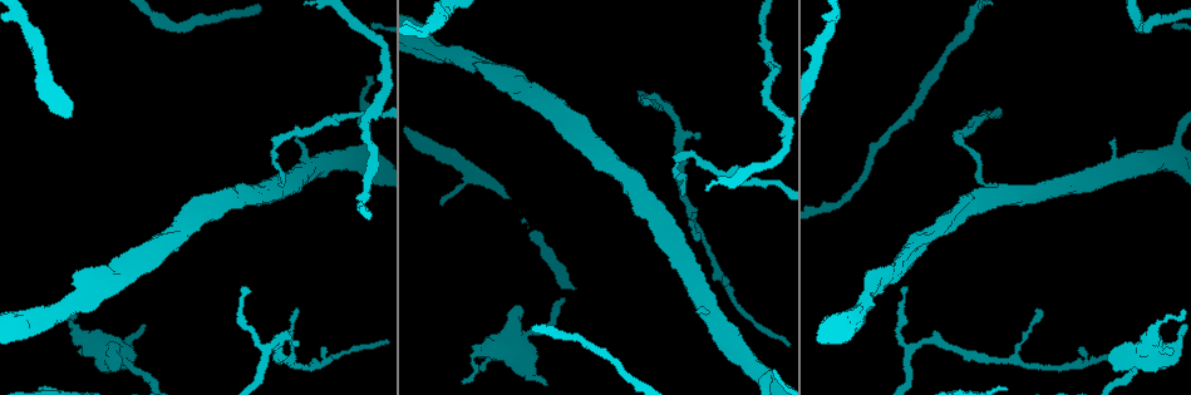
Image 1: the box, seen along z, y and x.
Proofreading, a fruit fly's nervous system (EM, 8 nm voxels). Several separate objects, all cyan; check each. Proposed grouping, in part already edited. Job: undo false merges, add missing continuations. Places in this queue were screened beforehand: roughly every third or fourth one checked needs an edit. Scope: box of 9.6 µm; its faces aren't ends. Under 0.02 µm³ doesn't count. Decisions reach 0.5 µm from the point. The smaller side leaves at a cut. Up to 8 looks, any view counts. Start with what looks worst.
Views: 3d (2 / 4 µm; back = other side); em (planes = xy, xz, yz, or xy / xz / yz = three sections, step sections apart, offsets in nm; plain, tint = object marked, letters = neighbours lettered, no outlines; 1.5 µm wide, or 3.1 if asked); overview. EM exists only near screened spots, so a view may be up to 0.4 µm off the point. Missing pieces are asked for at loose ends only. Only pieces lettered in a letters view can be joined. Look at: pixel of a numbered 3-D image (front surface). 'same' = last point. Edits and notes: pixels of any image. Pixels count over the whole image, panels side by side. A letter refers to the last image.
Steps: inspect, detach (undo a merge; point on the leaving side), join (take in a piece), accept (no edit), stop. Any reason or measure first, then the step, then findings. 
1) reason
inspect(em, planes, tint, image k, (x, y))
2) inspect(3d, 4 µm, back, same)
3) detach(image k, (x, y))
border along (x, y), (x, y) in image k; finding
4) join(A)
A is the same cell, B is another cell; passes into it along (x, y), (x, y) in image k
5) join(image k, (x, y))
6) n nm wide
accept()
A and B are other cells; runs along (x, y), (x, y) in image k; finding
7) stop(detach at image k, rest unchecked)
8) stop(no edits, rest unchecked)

free end
inspect(3d, 2 µm, image 1, (1167, 346))

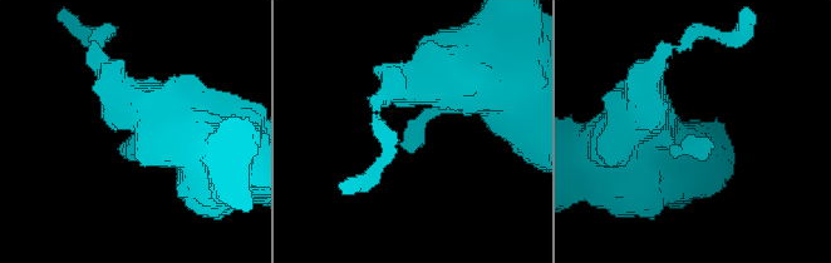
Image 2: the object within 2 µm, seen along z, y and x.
inspect(em, xz, step 8, tint, image 2, (411, 141))

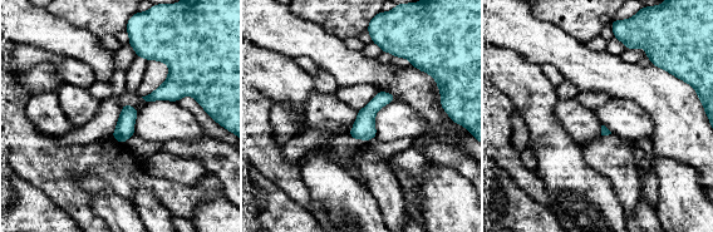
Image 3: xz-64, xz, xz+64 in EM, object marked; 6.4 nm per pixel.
another direction
inspect(em, planes, letters, same)

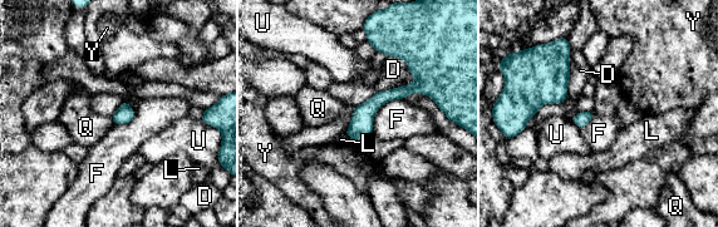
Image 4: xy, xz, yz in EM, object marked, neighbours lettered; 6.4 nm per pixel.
D touches over 320 nm
accept()
D, F, L, Q, U and Y are other cells; no lettered piece goes on from it

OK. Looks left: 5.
free end
inspect(3d, 4 µm, image 1, (699, 136))

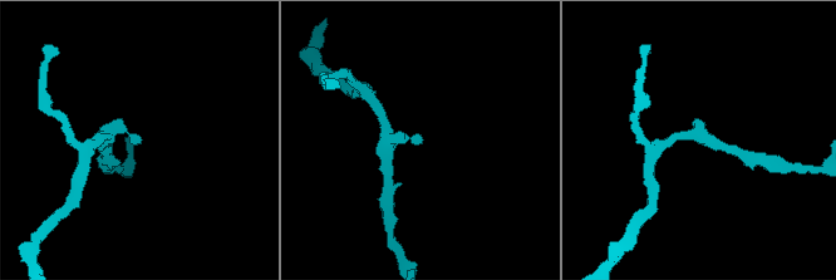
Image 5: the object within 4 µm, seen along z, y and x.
inspect(em, planes, letters, image 5, (138, 142))

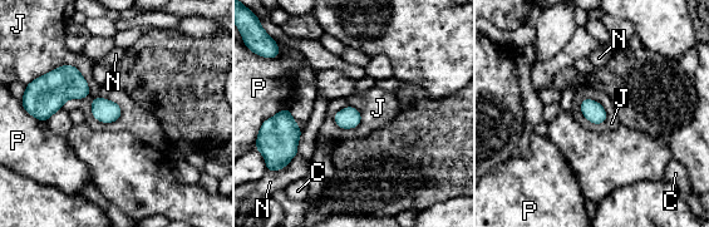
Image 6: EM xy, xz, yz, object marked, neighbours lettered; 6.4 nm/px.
accept()
C, J, N and P are other cells; border along (34, 79), (74, 65), (89, 95) in image 6; none of them fits

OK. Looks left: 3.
an open end
inspect(em, planes, letters, image 1, (515, 96))

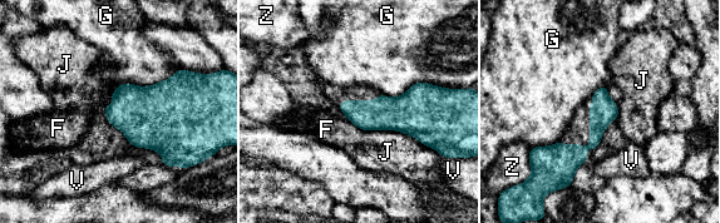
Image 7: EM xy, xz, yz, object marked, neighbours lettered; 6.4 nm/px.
170 nm wide; J touches over 550 nm
accept()
F, G, J, V and Z are other cells; no lettered piece goes on from it

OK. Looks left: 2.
stop(no edits, rest unchecked)

